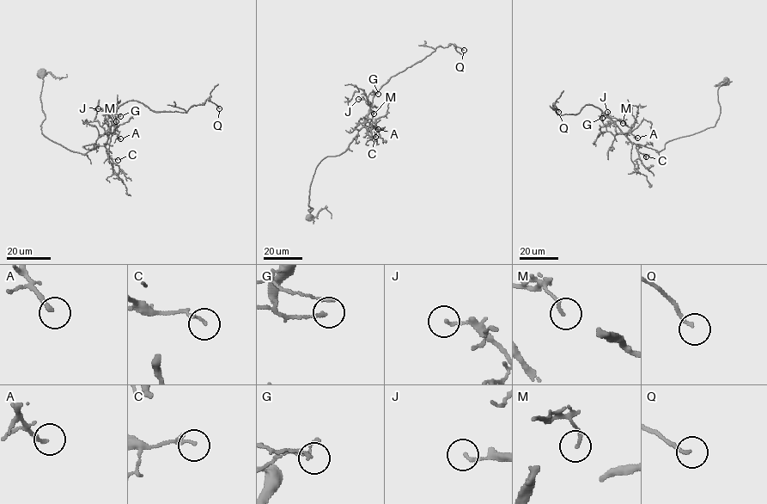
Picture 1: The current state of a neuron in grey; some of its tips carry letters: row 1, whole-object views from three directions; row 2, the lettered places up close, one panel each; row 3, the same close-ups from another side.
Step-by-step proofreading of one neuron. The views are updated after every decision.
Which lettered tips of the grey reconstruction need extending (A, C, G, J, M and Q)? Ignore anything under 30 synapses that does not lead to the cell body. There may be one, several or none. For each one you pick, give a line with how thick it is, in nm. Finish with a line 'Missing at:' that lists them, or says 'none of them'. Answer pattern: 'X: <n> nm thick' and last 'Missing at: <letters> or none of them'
Missing at: none of them

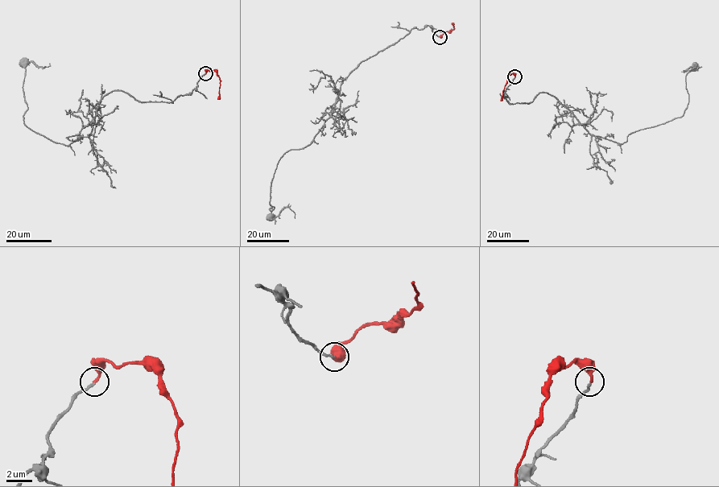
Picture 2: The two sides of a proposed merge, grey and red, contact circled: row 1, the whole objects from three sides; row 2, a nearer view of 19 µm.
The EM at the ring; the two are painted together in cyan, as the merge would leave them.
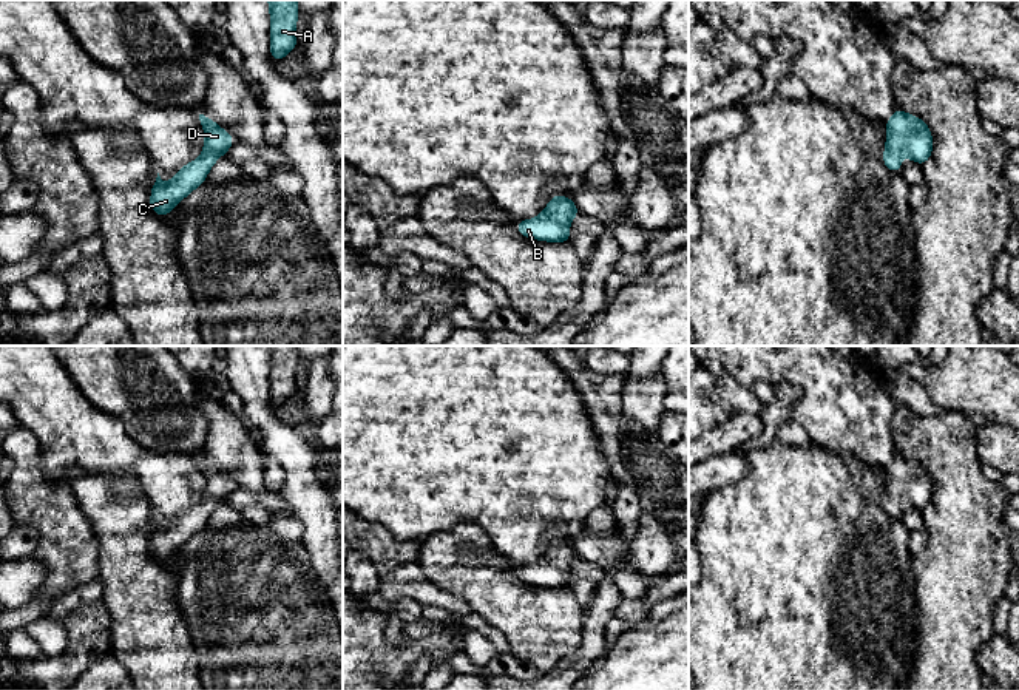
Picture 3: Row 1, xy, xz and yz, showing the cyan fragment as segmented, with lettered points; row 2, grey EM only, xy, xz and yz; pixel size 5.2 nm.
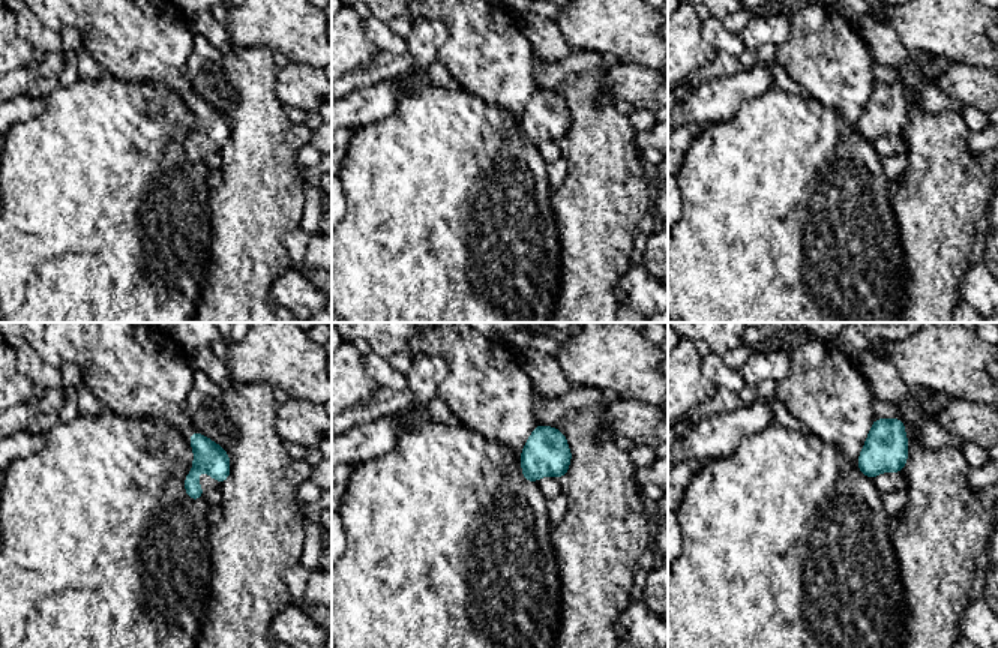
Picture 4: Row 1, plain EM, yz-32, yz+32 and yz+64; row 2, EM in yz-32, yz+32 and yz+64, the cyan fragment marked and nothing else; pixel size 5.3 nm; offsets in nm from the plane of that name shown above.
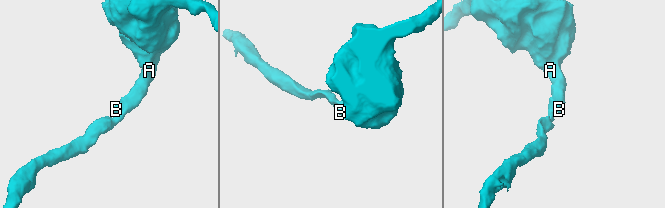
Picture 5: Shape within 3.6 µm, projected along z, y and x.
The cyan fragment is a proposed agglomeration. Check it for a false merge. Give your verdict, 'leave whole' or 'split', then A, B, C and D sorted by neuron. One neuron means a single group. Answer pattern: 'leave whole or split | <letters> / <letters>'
leave whole | A B C D

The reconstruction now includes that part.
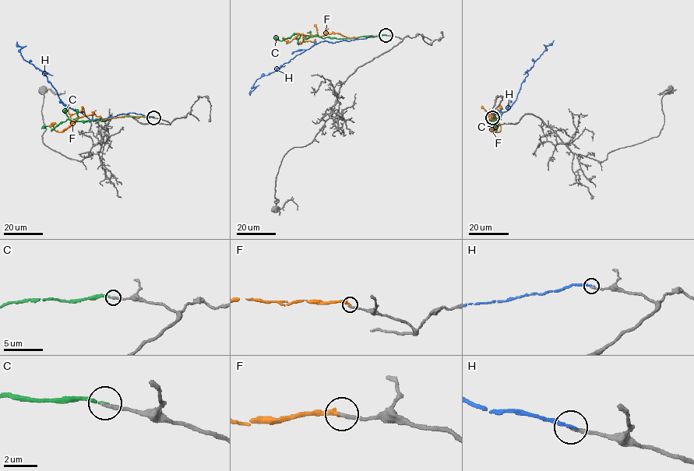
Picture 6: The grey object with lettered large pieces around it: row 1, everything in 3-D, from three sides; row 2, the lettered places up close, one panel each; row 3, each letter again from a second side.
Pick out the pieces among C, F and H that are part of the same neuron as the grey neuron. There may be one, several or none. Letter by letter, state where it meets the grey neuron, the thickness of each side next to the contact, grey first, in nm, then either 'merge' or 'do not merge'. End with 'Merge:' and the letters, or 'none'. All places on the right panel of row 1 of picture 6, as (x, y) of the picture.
C: contact (492, 117); calibres 240 and 170 nm; merge
F: contact (492, 117); calibres 220 and 240 nm; do not merge
H: contact (492, 117); calibres 200 and 170 nm; do not merge
Merge: C

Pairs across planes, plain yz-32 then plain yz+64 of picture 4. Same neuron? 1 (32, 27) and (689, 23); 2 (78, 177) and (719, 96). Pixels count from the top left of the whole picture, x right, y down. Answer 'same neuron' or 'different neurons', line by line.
1: different neurons
2: different neurons

